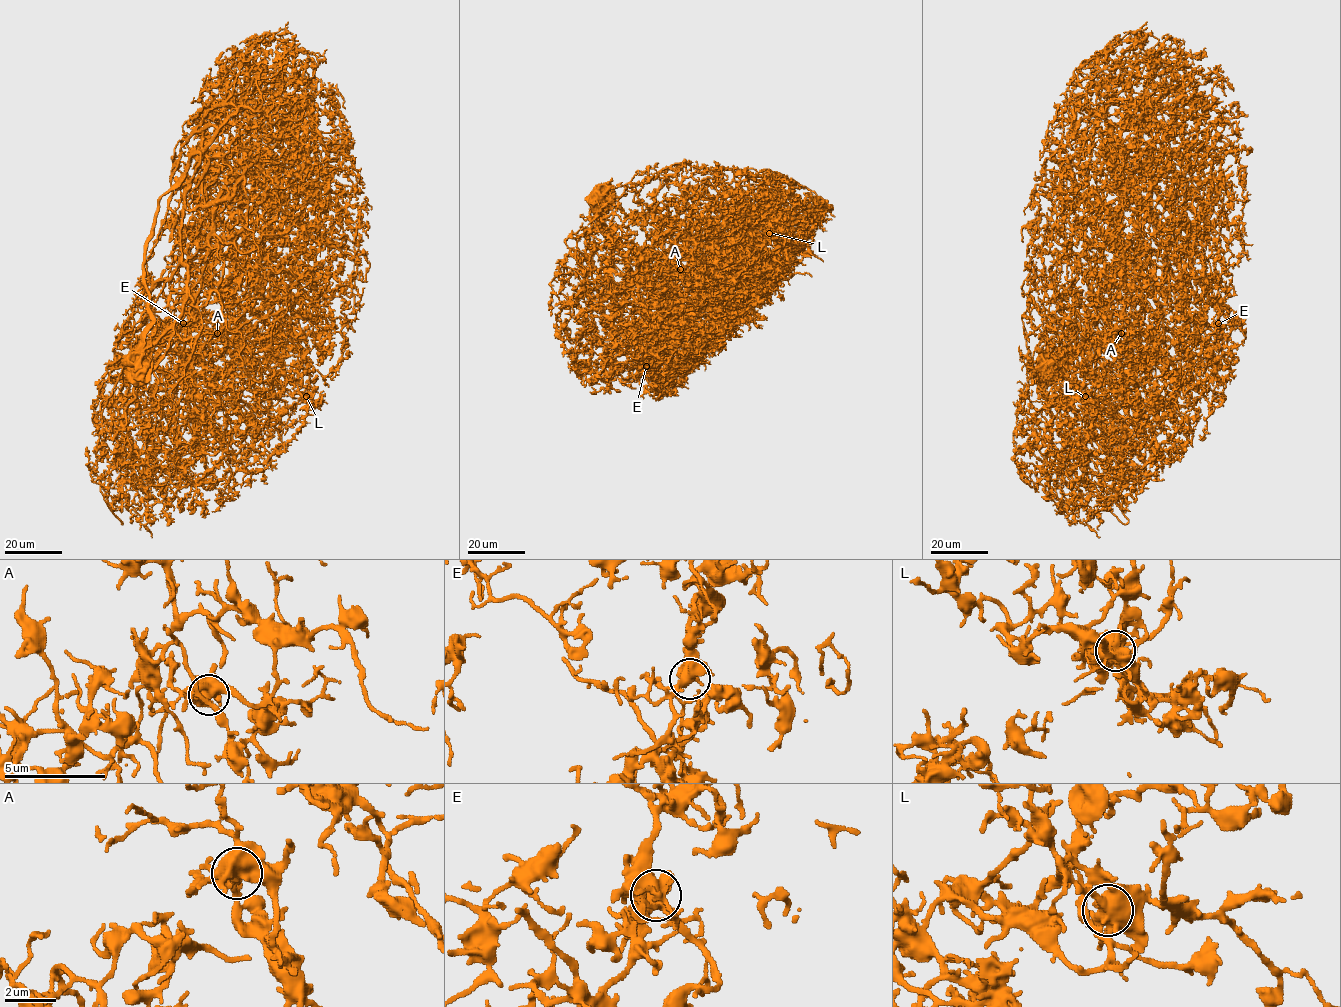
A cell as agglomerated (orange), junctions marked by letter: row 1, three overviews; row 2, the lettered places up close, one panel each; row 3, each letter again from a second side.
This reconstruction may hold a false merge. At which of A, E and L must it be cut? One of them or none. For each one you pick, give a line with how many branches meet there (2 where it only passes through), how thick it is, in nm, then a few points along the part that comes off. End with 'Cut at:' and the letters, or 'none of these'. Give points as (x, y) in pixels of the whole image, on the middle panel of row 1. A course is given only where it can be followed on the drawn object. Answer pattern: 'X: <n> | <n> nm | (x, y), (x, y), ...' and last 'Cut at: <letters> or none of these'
L: 4 | 550 nm | (769, 233), (773, 228), (767, 213), (774, 221), (783, 221)
Cut at: L

